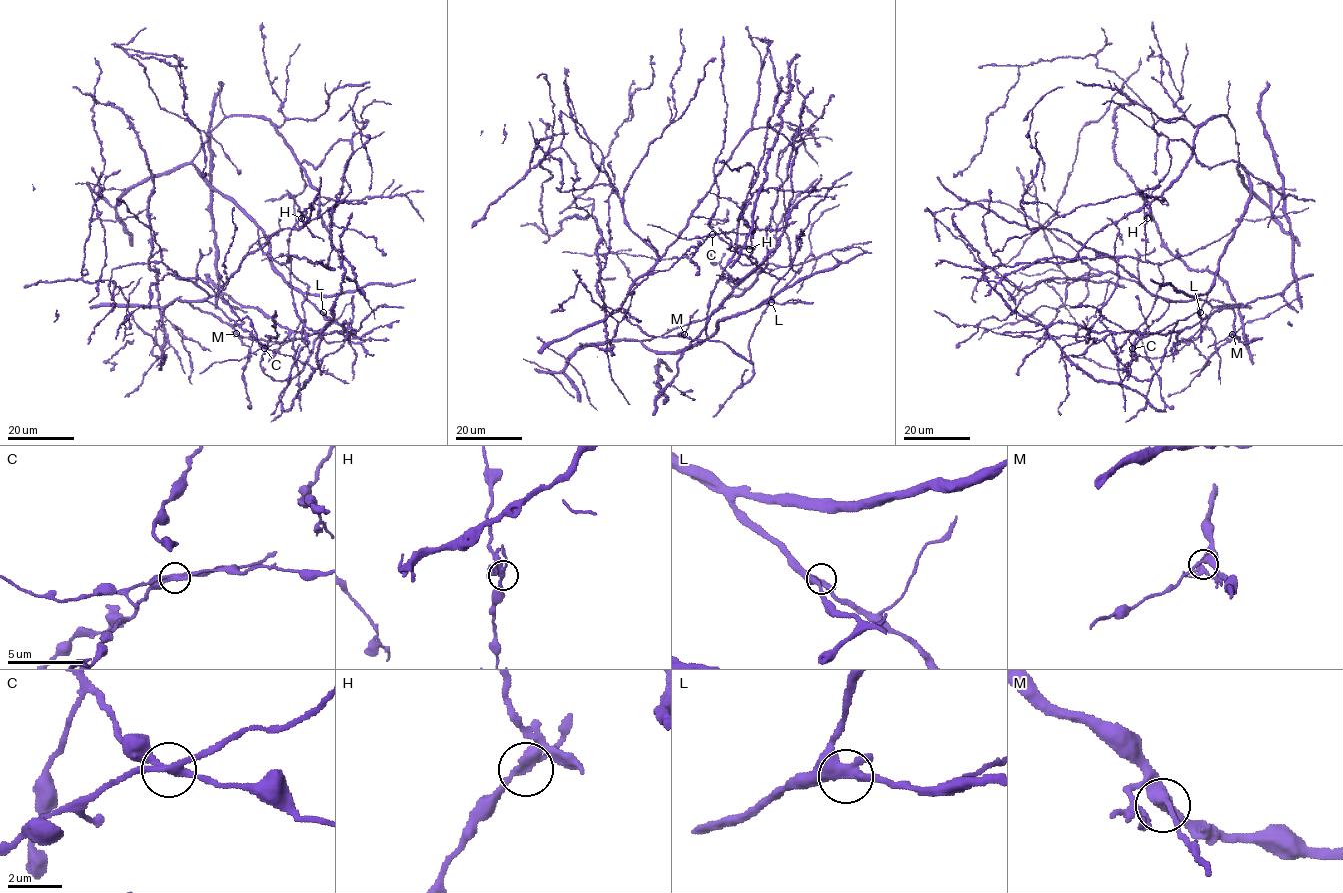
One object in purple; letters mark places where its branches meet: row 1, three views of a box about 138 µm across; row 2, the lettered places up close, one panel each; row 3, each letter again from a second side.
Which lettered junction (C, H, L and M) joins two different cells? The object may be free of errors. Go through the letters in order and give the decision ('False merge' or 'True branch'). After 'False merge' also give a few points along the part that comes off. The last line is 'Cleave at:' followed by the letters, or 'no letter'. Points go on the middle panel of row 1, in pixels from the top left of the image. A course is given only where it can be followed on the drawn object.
C: False merge. Course of the part to remove: (713, 235), (686, 240), (647, 225)
H: True branch
L: True branch
M: True branch
Cleave at: C

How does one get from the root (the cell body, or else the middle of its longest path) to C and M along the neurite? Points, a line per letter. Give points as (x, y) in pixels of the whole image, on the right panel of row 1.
C: (1145, 330), (1133, 349)
M: (1145, 330), (1168, 309), (1168, 301), (1214, 299), (1234, 312), (1232, 334)

